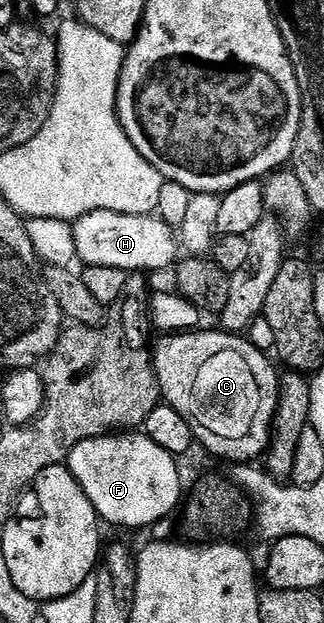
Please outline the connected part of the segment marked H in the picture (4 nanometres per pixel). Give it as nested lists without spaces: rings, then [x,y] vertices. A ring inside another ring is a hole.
[[[93,210],[77,219],[72,226],[74,252],[81,265],[107,266],[127,272],[149,272],[173,267],[180,254],[176,234],[161,218],[148,214],[121,214],[111,210]]]

